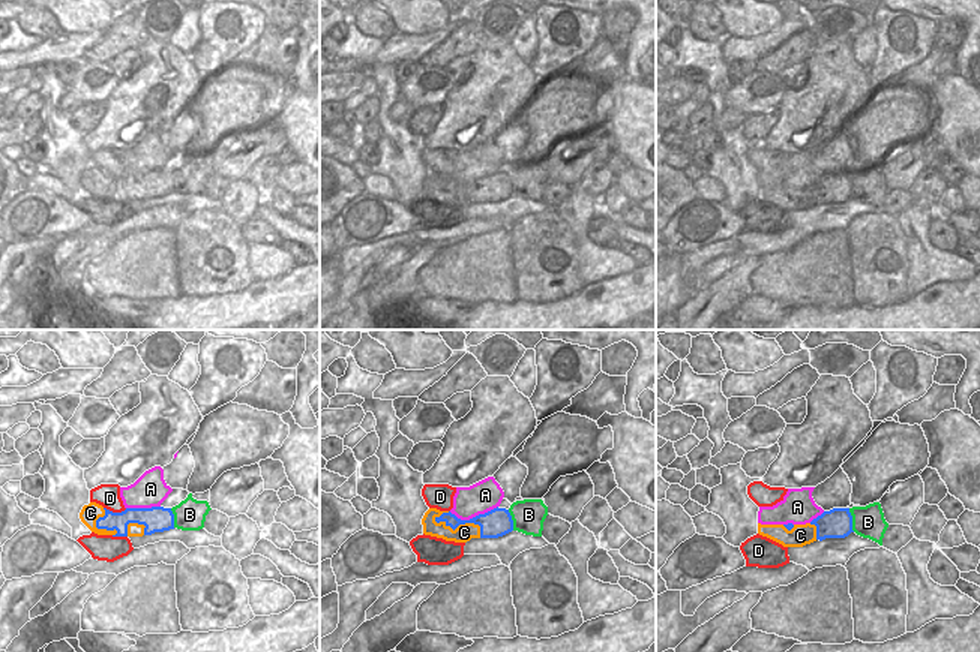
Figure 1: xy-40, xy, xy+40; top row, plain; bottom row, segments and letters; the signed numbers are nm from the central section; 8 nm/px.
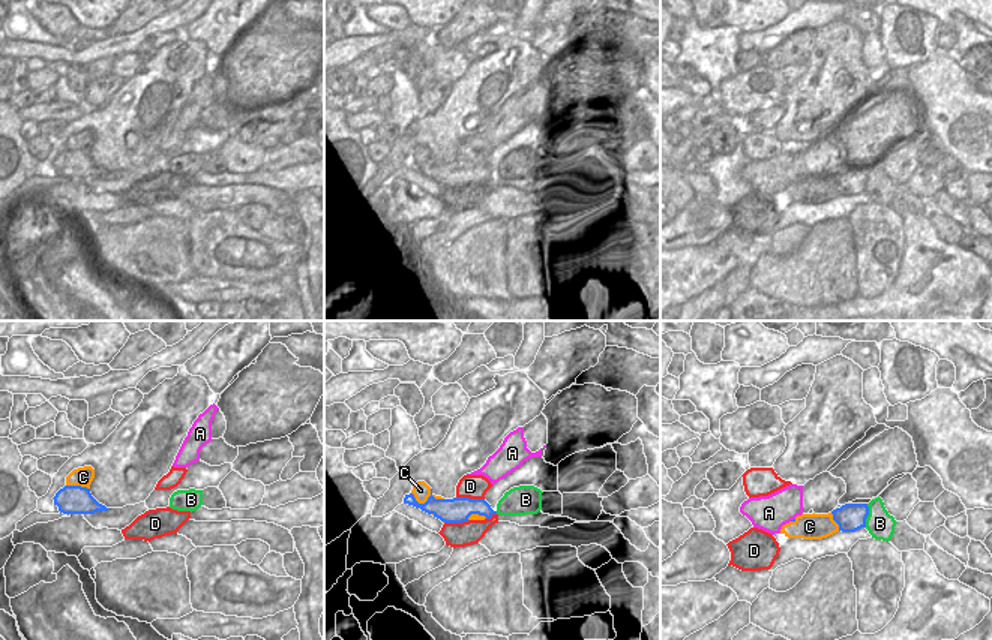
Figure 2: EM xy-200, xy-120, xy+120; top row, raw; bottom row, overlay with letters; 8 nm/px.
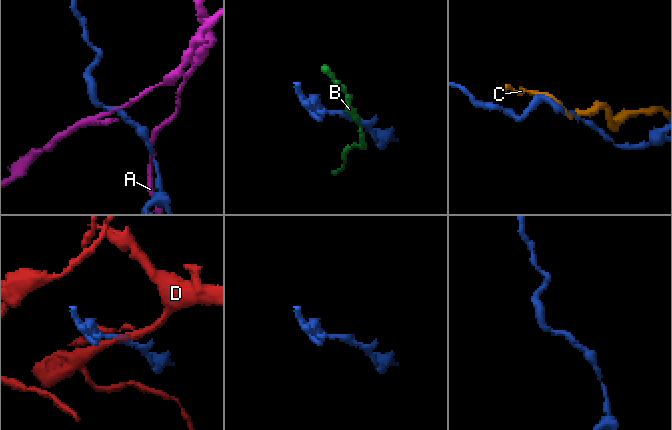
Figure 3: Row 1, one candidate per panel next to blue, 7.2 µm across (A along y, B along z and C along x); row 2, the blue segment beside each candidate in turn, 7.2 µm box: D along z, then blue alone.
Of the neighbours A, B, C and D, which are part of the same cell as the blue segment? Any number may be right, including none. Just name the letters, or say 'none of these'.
none of these

